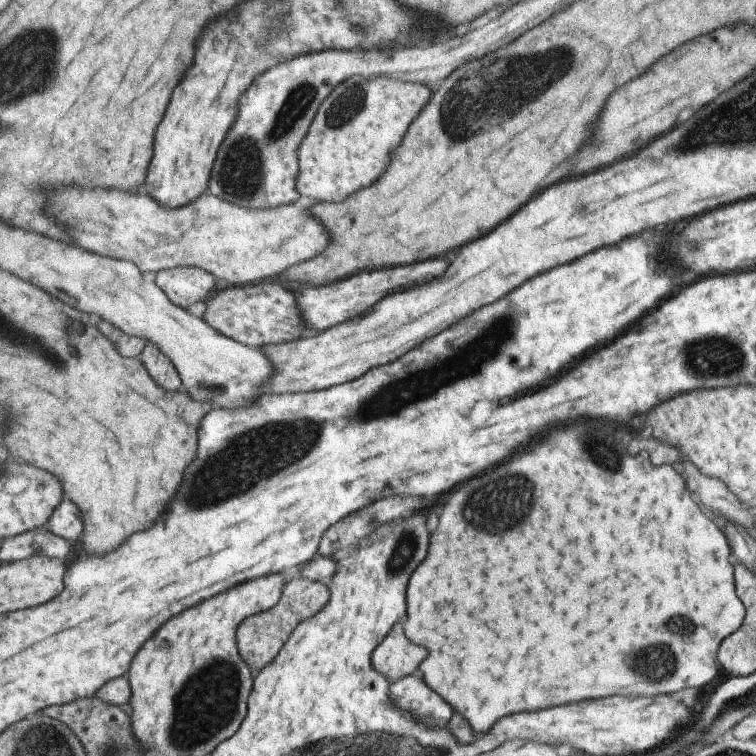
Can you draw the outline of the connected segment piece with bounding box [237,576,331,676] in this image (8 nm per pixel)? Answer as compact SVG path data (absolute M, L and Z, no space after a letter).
M297 578L297 580L291 580L287 582L287 588L285 588L285 594L281 598L281 602L269 610L269 612L263 612L259 616L251 616L249 620L245 620L245 624L241 624L241 632L237 634L237 642L239 642L239 648L241 648L241 656L247 660L247 664L253 668L253 674L259 676L261 670L271 664L281 648L289 642L289 638L293 636L293 630L295 626L317 614L321 608L325 608L329 604L329 586L323 584L323 582L315 582L311 578Z

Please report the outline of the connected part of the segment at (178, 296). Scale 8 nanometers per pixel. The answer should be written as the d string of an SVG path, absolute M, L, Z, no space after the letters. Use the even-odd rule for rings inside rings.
M177 268L157 272L155 282L181 308L191 308L215 288L215 276L201 268Z

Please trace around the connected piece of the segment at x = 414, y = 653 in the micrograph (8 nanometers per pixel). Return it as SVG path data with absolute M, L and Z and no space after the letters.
M401 620L377 648L373 664L395 684L399 680L405 680L407 676L417 674L421 662L427 656L429 656L427 648L417 646L407 638L407 630Z

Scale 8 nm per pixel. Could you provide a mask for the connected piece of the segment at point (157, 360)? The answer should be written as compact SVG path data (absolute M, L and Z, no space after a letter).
M147 344L145 352L139 356L145 364L145 368L149 370L149 374L153 376L153 380L157 380L157 384L169 392L181 392L185 390L181 372L175 368L173 360L161 352L159 346L155 344Z

